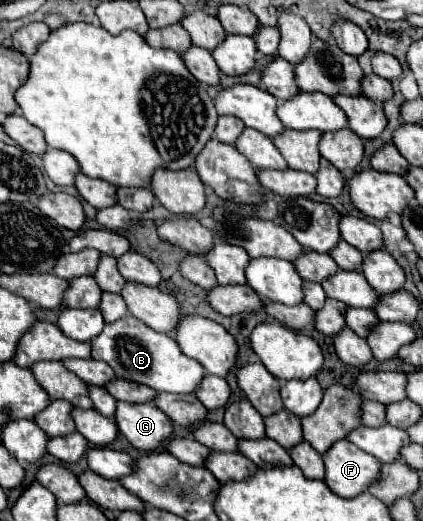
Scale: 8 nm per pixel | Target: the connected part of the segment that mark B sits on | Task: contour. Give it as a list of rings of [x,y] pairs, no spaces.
[[[131,314],[113,324],[105,324],[99,338],[91,342],[91,348],[93,360],[107,362],[119,378],[145,384],[157,392],[193,394],[199,390],[205,378],[205,368],[197,360],[185,356],[175,338],[155,332]]]

